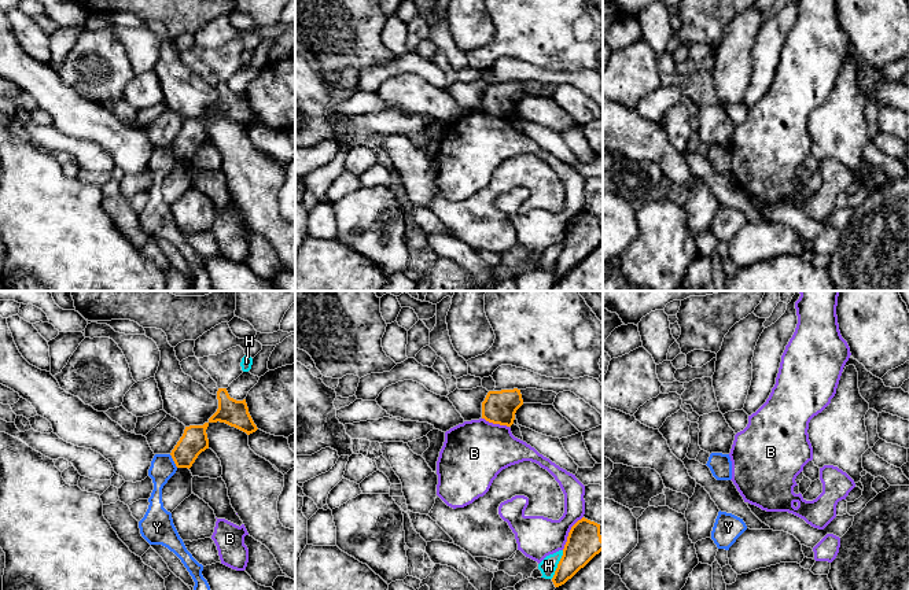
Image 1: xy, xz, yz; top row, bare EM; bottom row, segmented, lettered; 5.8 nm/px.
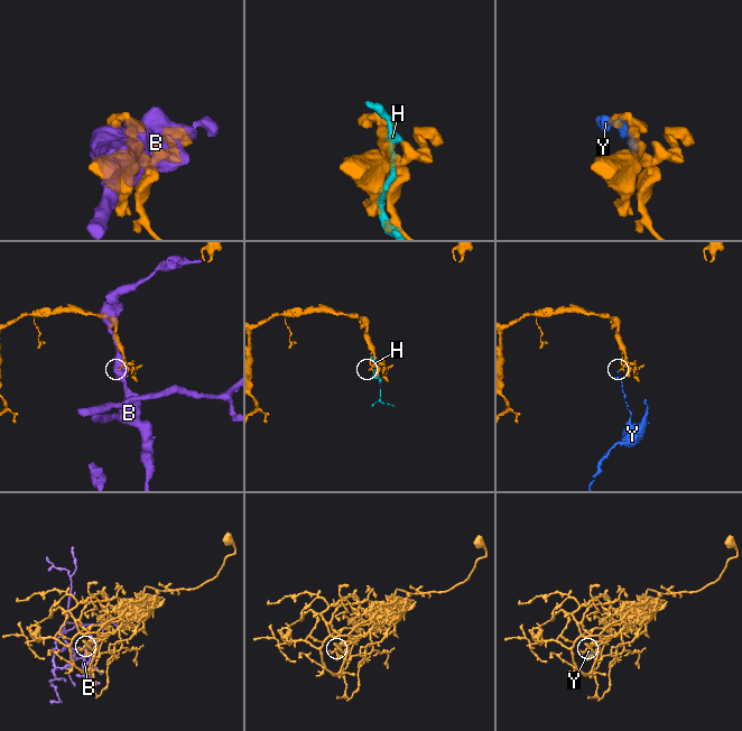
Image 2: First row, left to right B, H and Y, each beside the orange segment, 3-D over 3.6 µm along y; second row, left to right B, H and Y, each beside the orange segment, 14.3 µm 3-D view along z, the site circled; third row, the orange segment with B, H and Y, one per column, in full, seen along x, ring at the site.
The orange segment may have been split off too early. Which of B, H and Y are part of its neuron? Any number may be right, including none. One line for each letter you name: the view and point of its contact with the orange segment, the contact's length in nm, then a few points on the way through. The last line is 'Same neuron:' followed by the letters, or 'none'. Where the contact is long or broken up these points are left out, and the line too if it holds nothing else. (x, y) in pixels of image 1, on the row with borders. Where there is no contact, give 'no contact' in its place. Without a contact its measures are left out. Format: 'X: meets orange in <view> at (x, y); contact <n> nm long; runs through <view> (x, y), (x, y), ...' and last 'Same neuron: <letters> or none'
Same neuron: none

